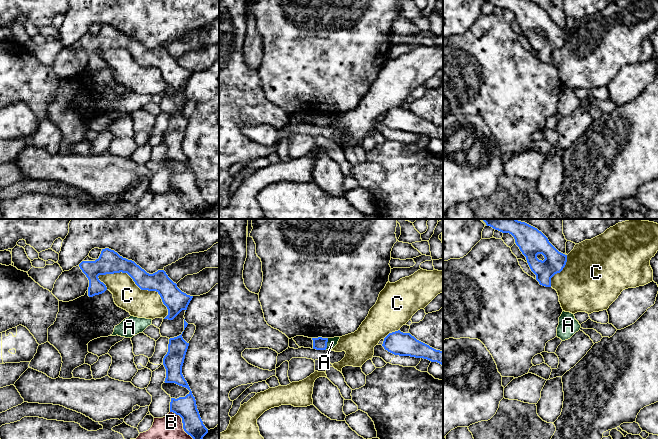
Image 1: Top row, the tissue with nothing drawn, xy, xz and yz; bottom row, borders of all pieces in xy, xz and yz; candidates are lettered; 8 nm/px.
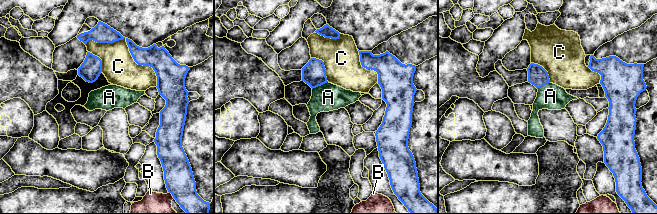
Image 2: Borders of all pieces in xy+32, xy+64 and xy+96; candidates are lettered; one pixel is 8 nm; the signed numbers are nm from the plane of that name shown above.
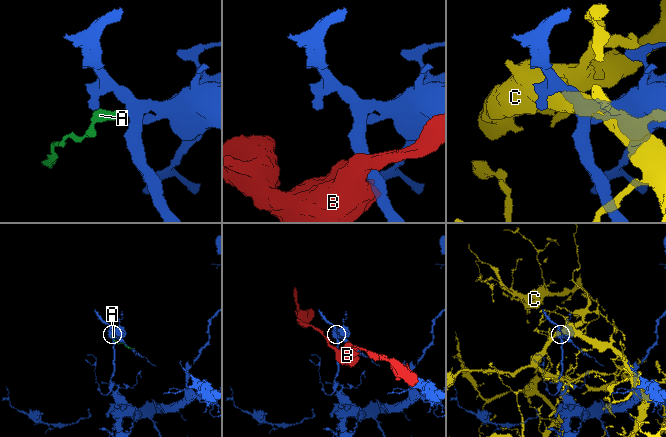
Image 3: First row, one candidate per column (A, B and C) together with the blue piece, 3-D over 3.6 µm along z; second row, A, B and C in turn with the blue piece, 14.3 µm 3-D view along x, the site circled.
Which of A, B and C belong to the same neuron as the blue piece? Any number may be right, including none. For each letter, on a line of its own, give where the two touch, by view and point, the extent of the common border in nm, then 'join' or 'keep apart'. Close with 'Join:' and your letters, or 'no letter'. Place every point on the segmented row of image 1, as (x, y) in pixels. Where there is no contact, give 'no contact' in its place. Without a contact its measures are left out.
A: meets blue in xz at (326, 344); contact 100 nm long; keep apart
B: meets blue in xy at (182, 422); contact 300 nm long; keep apart
C: meets blue in xy at (137, 285); contact 650 nm long; keep apart
Join: no letter

